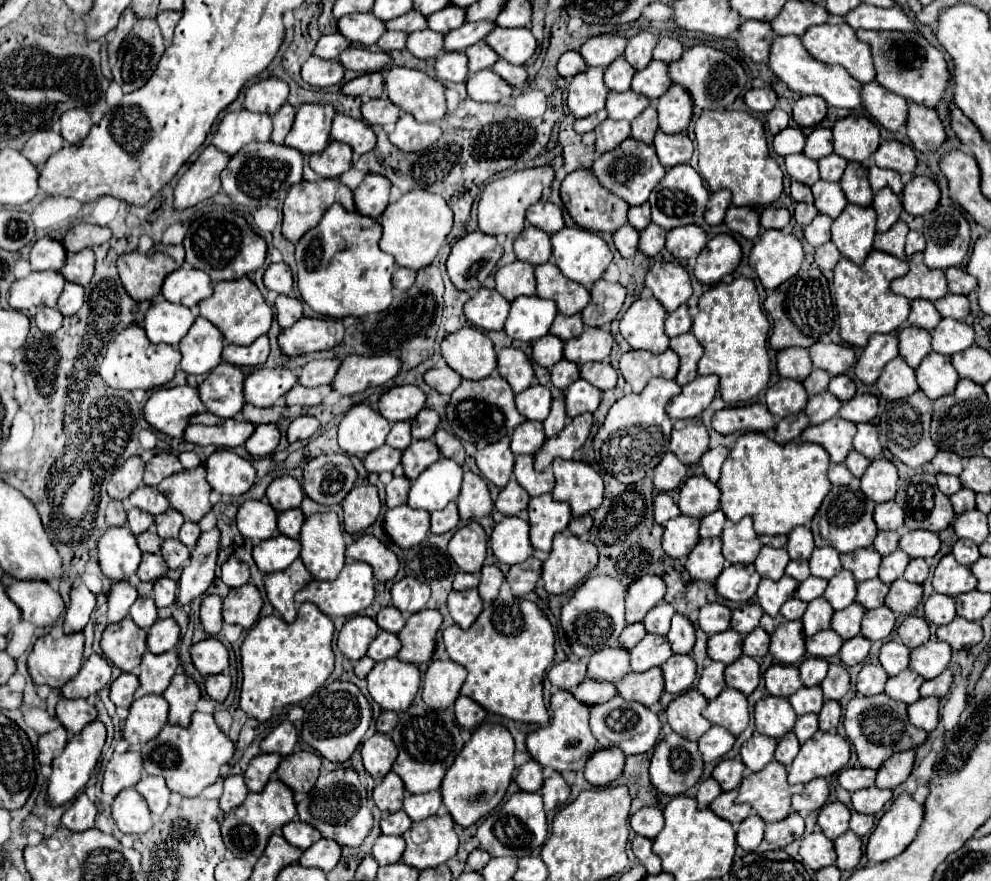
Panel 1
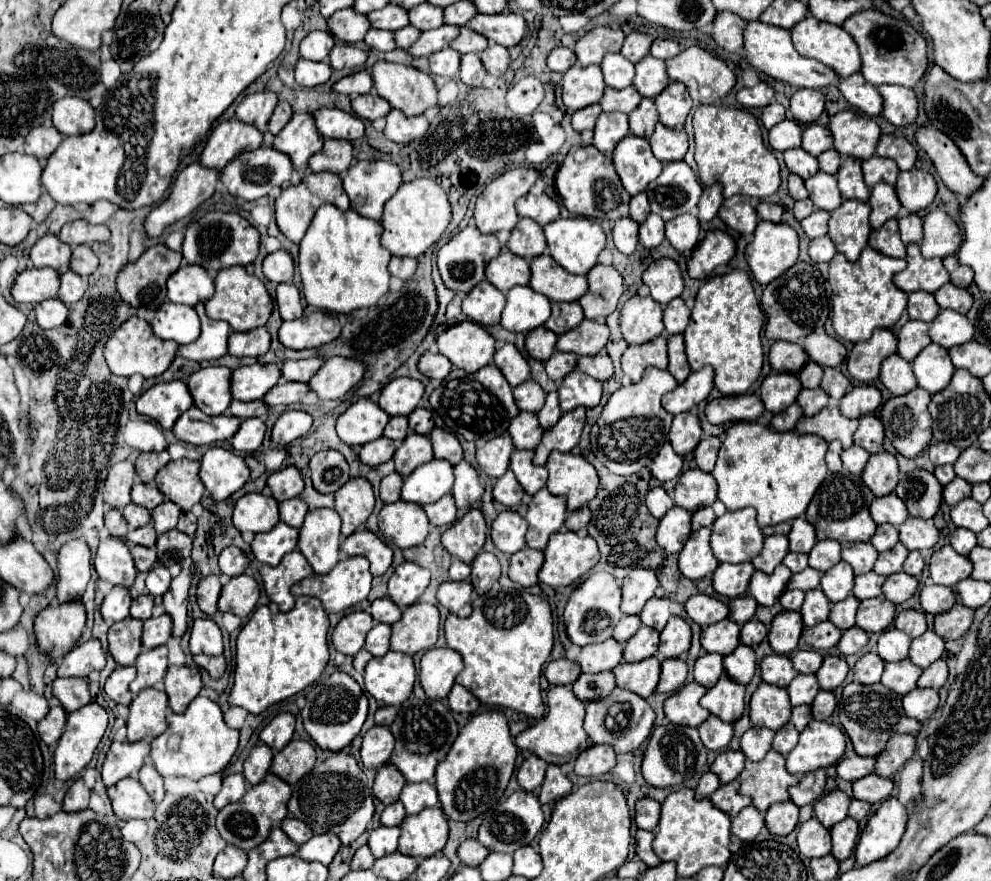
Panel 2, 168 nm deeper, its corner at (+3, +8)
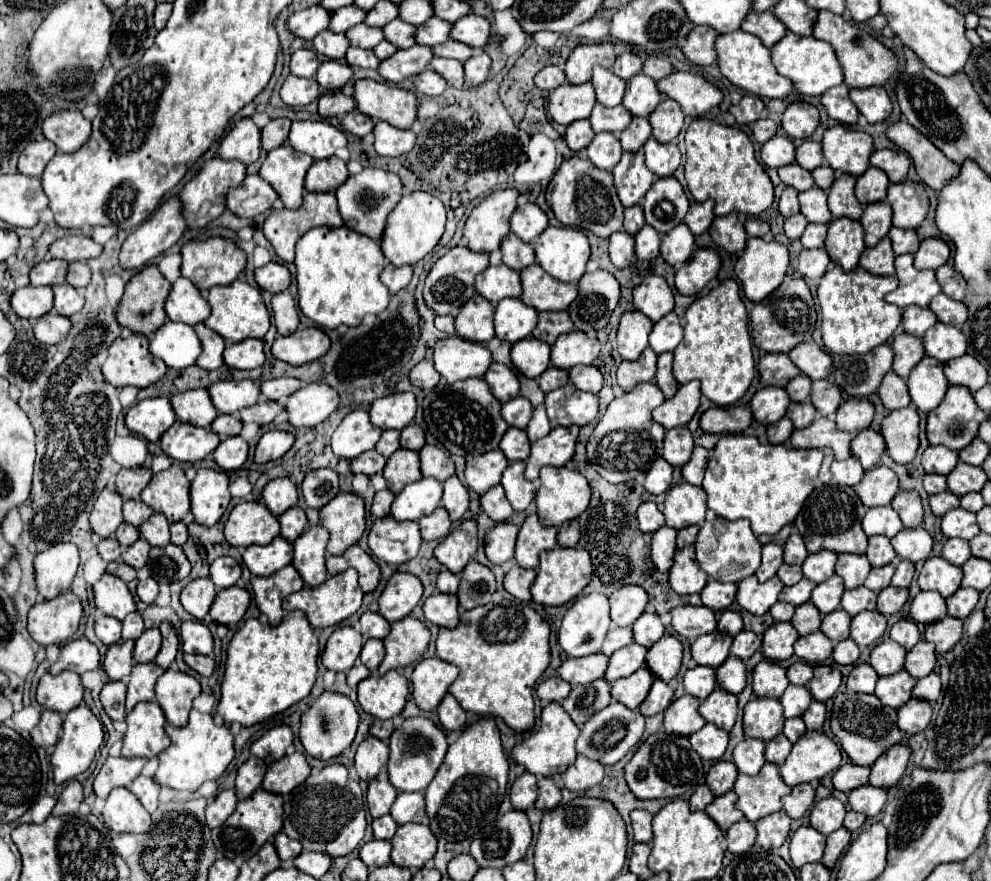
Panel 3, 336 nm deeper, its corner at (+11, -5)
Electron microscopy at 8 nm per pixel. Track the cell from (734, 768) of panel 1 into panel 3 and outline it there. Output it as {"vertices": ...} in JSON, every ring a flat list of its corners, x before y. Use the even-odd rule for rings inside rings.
{"vertices":[[717,762,707,774,707,786,715,796,729,792,737,780,737,766,733,762]]}

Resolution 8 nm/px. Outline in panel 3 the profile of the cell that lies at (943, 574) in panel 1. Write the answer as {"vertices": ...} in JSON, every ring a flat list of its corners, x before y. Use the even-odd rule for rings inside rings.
{"vertices":[[927,558,919,572,921,590,937,590,943,598,949,598,963,580,961,568,953,566,945,558]]}

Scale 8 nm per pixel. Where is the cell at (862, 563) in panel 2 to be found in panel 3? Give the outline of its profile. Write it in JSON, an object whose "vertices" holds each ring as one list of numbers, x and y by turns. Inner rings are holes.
{"vertices":[[839,554,835,566,835,572,843,578,847,590,863,586,865,578,869,576,869,570,871,564,865,554]]}

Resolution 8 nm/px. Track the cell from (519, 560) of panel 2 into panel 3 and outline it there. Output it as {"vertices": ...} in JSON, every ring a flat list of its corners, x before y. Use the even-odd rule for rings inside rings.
{"vertices":[[515,564,507,574,505,574,505,590,509,594,513,594,517,600,525,600,529,602,531,600,531,594,529,594,529,588,535,580,535,570,525,570,521,568,519,564]]}

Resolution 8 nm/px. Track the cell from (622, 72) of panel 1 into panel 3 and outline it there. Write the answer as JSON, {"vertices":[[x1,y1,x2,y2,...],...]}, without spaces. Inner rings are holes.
{"vertices":[[595,66,593,70,593,88,597,92,597,100,605,106,617,106,623,100,625,92,625,80,615,76,609,68]]}

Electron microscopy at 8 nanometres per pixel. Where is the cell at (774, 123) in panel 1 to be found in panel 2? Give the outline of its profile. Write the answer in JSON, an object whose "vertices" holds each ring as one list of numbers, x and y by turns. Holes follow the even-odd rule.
{"vertices":[[769,103,767,107,763,107,761,121,763,121,763,125,765,125,767,129,771,129,771,127,777,125,777,123,781,123,783,119,785,119,785,109,783,109,783,105,779,105,779,103]]}

